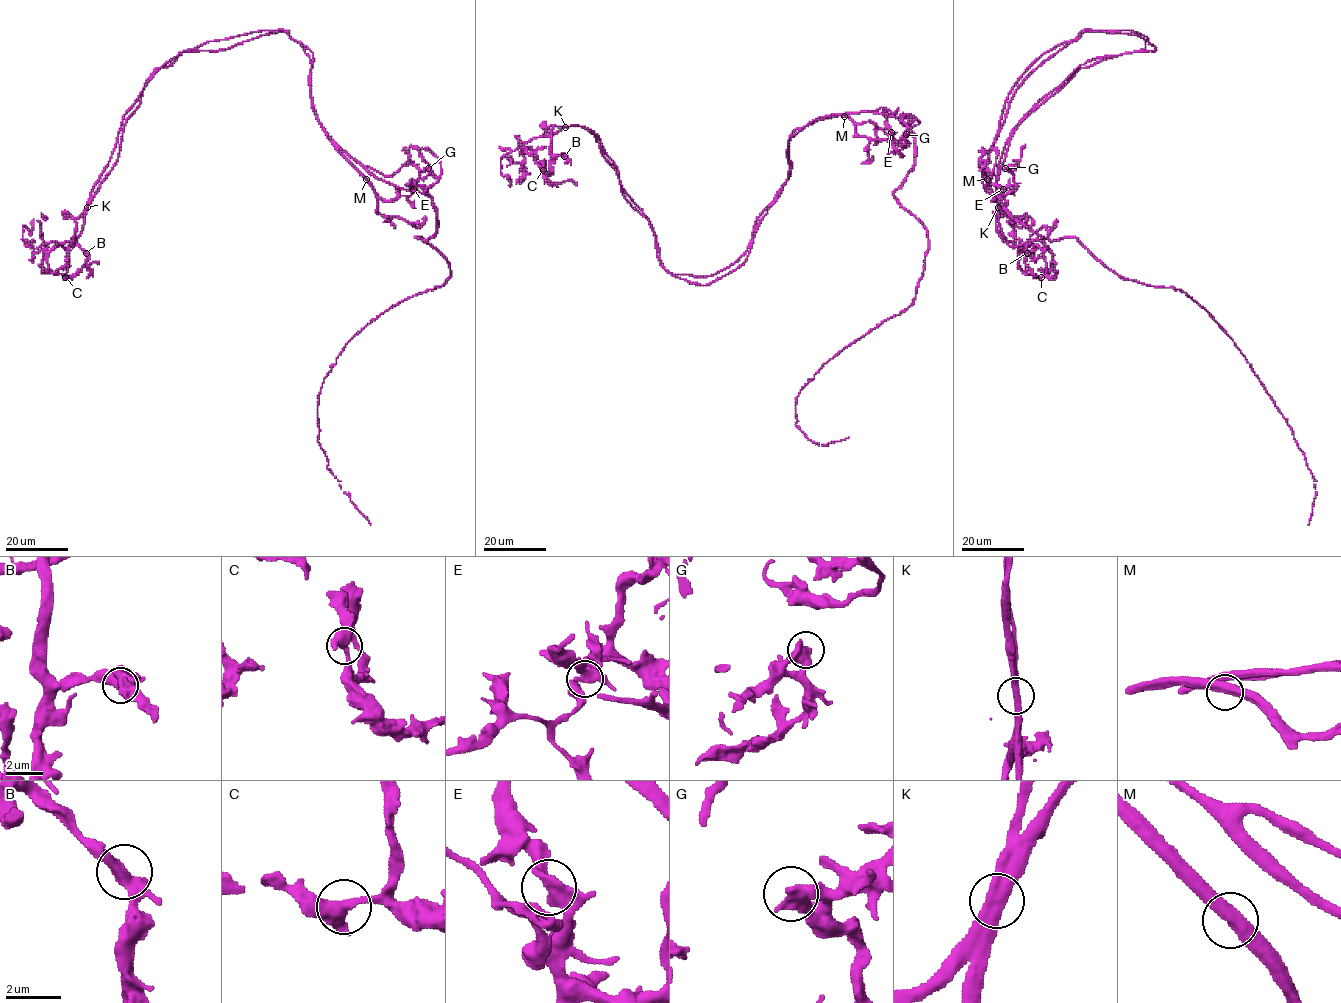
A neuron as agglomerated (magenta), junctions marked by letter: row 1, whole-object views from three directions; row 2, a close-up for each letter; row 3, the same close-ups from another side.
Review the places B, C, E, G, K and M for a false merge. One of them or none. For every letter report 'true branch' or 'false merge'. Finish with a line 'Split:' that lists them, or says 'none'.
B: true branch
C: true branch
E: true branch
G: true branch
K: false merge
M: true branch
Split: K

